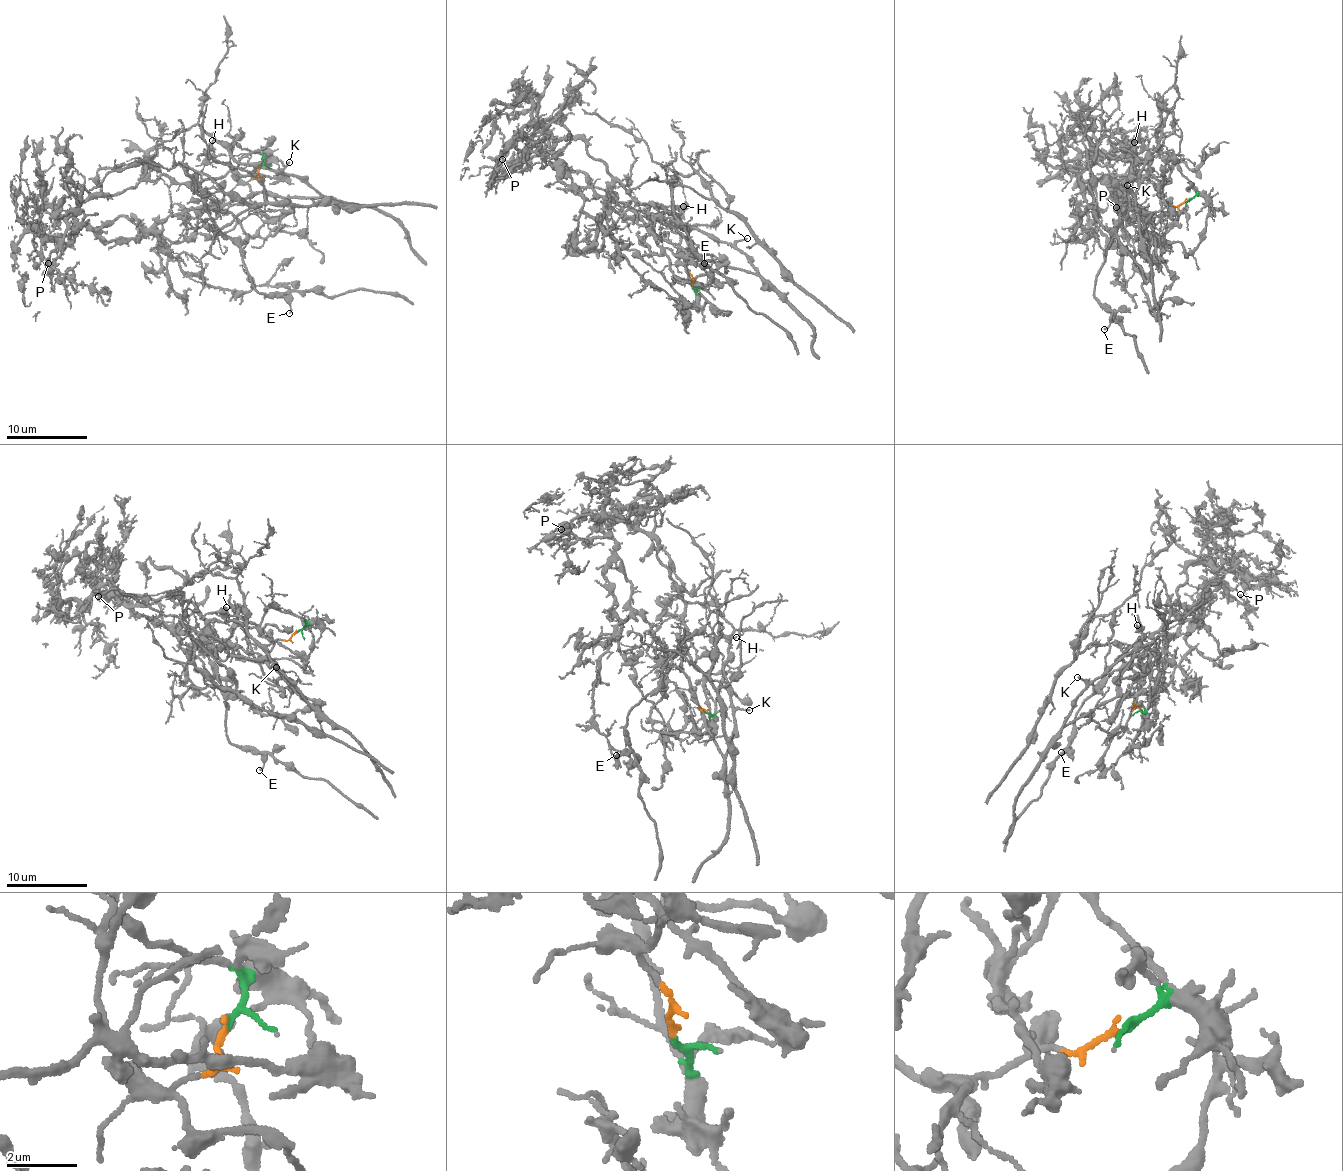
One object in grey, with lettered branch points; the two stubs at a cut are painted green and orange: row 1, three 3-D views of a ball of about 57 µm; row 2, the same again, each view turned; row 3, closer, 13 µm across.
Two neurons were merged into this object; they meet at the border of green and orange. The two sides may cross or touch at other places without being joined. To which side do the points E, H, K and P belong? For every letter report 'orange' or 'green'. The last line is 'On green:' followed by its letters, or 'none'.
E: orange
H: green
K: orange
P: green
On green: H, P

